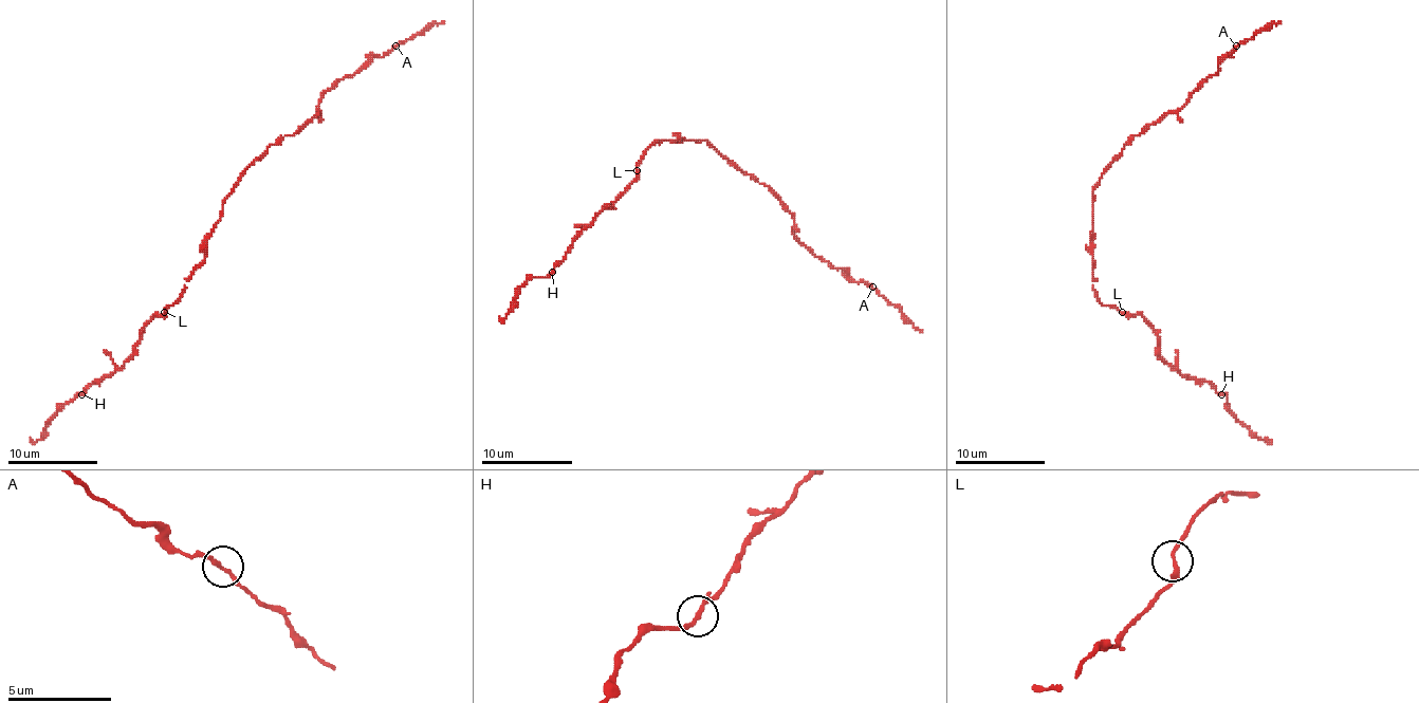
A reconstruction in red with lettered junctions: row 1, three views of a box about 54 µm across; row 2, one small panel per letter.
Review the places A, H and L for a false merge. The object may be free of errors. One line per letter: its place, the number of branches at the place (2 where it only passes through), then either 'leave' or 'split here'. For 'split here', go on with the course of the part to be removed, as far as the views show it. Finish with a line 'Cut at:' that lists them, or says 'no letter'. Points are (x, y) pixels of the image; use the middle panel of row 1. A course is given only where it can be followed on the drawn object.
A: at (872, 287); 2 branches meet; leave
H: at (552, 272); 2 branches meet; leave
L: at (637, 170); 2 branches meet; leave
Cut at: no letter

